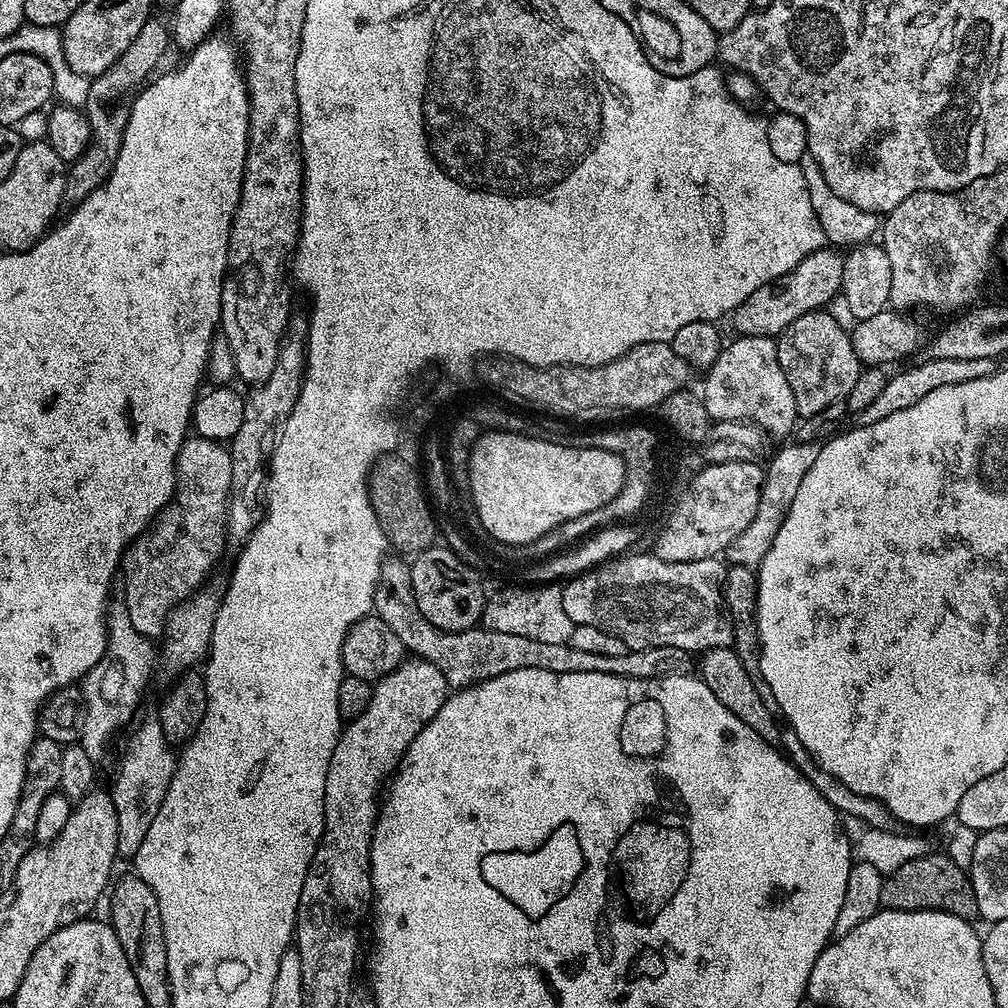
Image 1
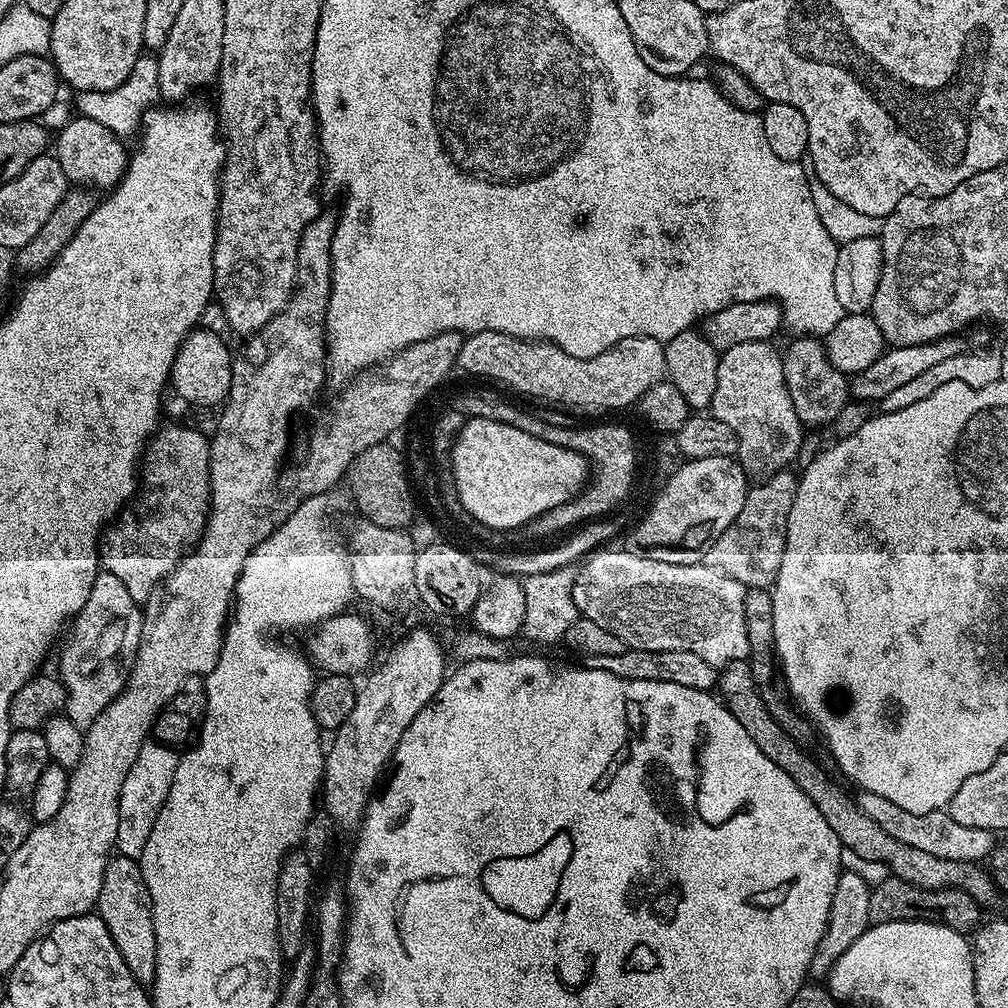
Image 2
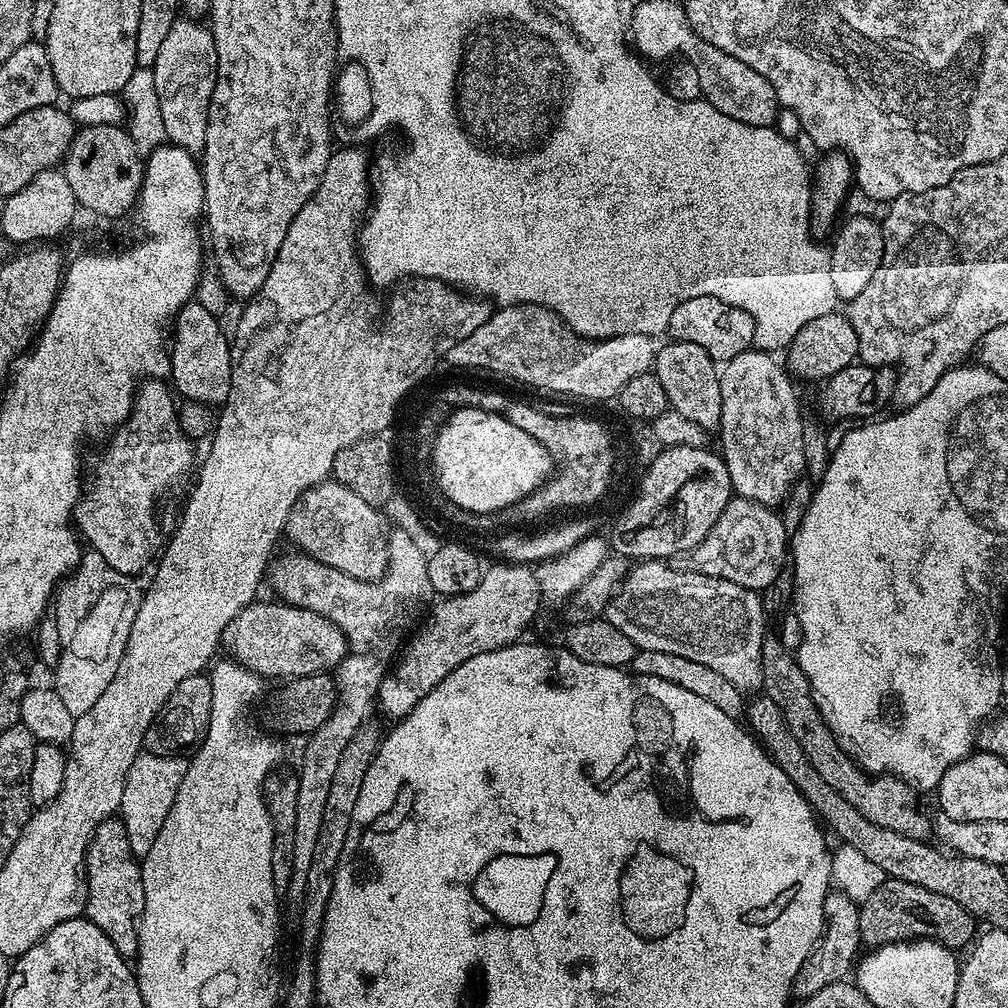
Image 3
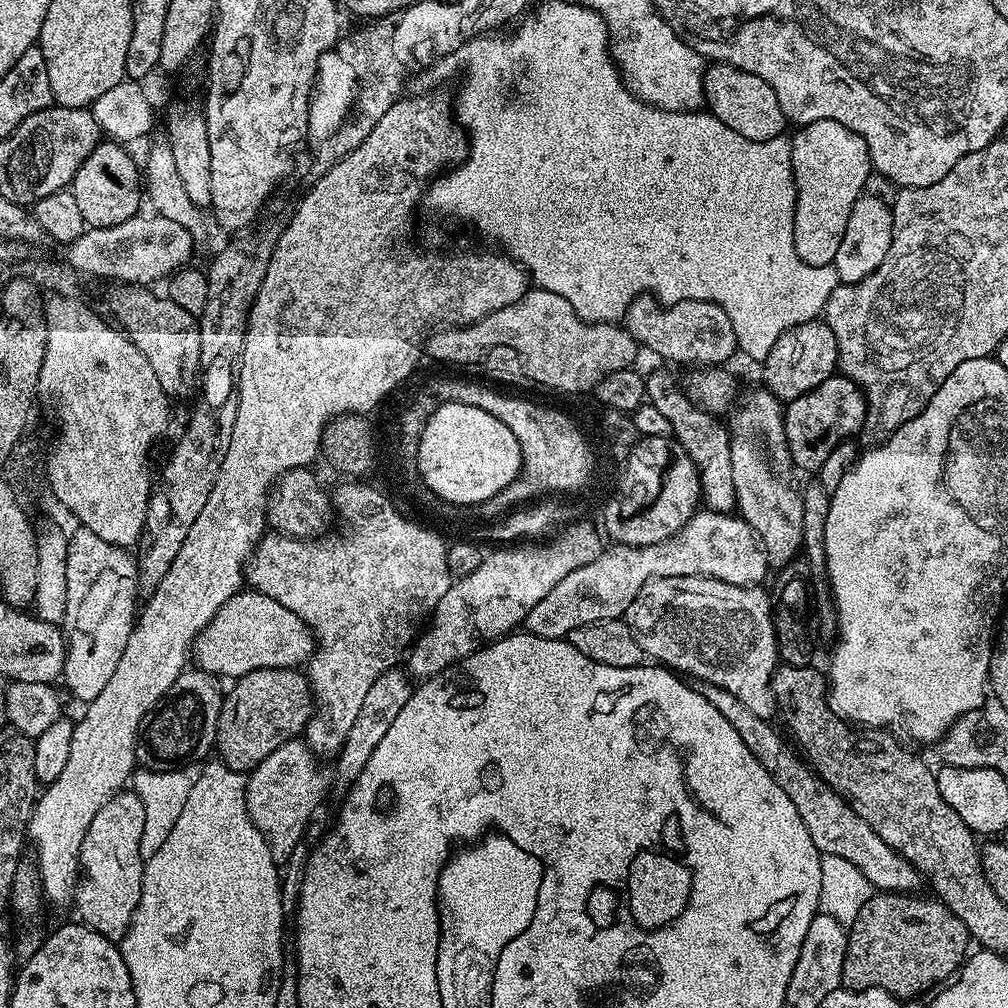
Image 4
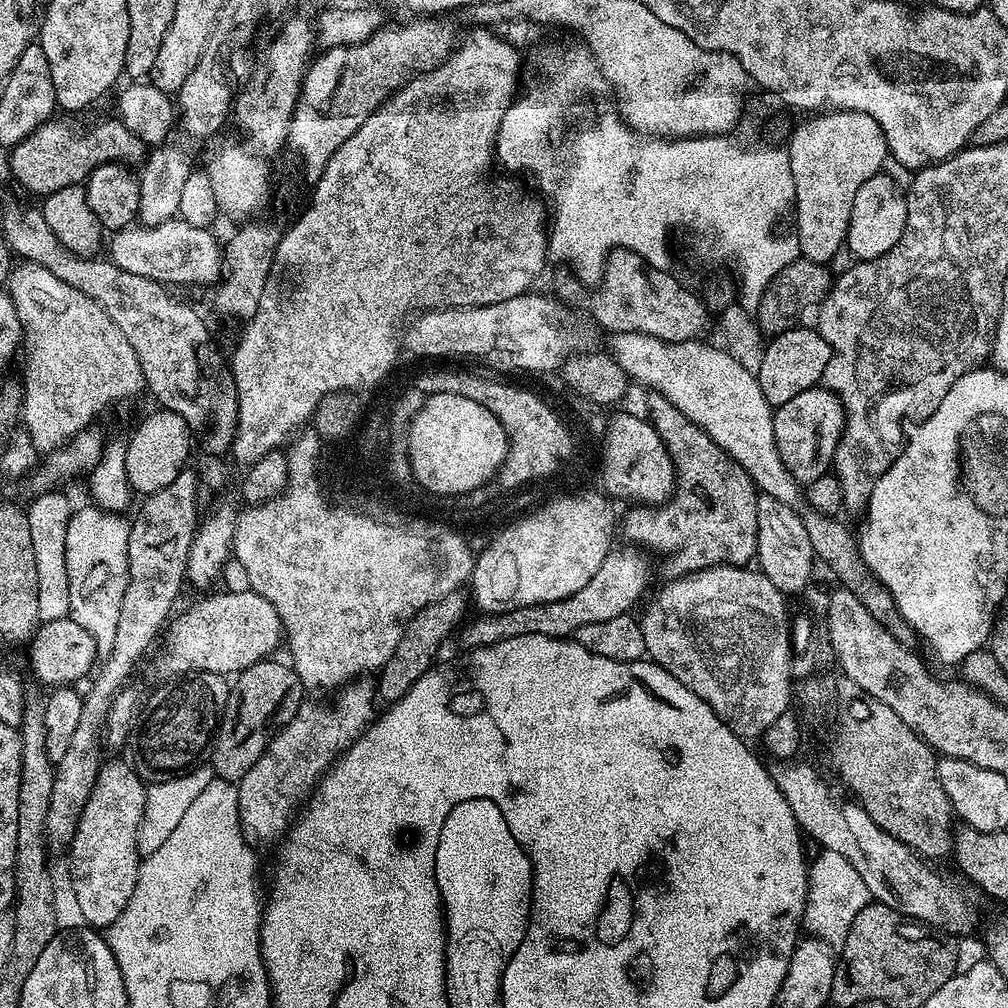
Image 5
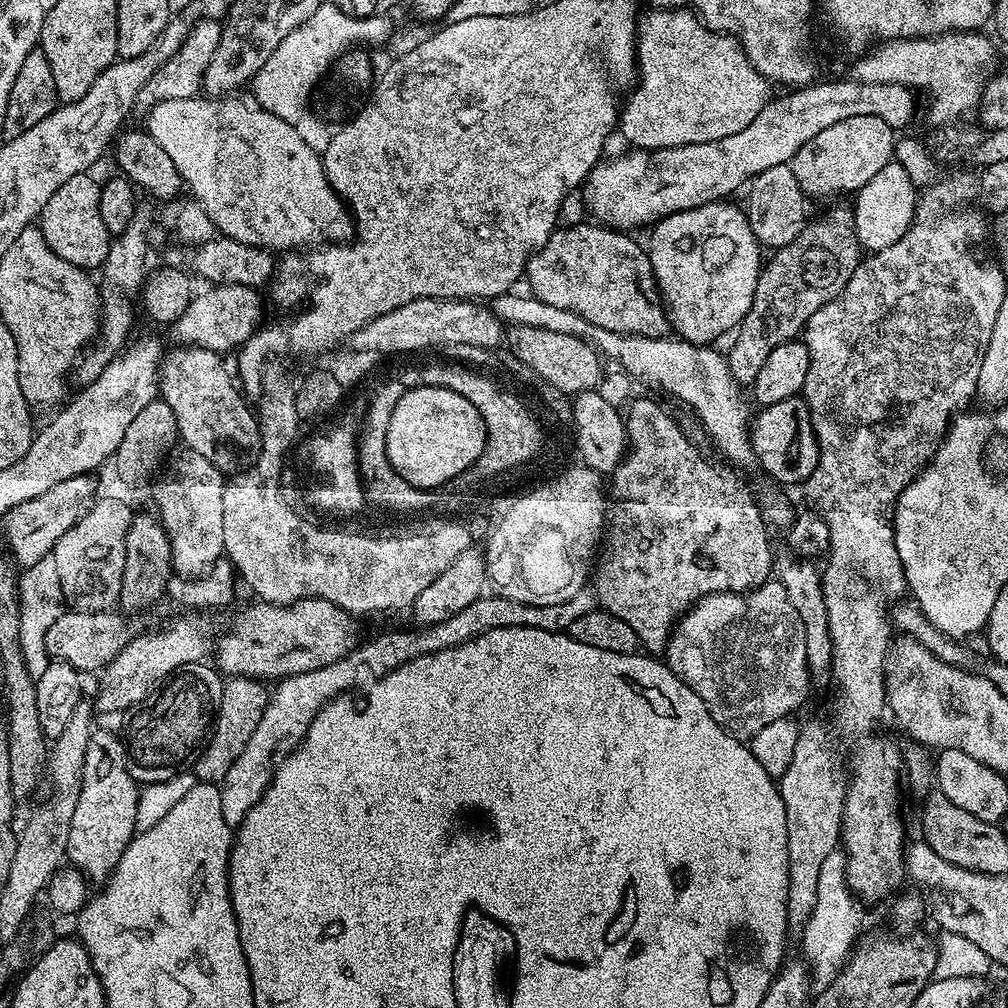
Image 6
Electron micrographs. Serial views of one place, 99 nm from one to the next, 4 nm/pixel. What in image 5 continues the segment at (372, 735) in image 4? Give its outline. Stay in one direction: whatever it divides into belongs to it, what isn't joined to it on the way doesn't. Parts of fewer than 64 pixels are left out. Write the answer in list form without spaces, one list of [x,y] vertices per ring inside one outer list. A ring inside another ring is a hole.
[[[453,590],[444,596],[425,604],[418,614],[412,616],[410,622],[404,627],[402,638],[398,640],[394,653],[379,669],[379,678],[376,678],[377,697],[384,702],[395,702],[404,696],[410,688],[433,665],[440,645],[449,634],[459,625],[458,620],[464,614],[465,606],[468,606],[467,599],[461,595],[462,592]]]

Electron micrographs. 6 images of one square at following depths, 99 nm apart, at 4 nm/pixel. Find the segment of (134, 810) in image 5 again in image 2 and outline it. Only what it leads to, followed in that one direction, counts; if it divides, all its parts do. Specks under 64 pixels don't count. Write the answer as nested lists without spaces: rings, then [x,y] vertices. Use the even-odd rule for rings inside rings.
[[[119,854],[109,859],[95,911],[102,922],[106,922],[106,930],[110,930],[110,938],[114,938],[114,946],[118,946],[118,954],[122,954],[122,962],[126,962],[130,974],[134,974],[139,984],[151,986],[158,966],[154,914],[150,890],[146,890],[146,882],[137,861]]]

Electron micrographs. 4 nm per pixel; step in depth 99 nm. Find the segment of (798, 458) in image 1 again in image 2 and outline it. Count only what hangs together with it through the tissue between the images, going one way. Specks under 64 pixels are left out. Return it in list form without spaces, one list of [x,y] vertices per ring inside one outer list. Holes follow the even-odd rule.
[[[785,470],[753,483],[746,494],[746,502],[742,502],[742,514],[738,514],[738,518],[734,518],[734,522],[730,522],[730,526],[726,530],[722,530],[722,534],[705,554],[703,563],[742,582],[745,589],[771,589],[772,583],[778,578],[778,566],[782,566],[782,554],[786,550],[786,526],[790,518],[790,506],[794,506],[797,479],[795,471],[792,473],[792,470]]]

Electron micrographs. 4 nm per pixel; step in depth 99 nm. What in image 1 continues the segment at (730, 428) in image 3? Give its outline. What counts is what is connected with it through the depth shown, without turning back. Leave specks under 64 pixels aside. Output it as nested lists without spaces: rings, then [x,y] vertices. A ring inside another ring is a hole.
[[[741,336],[735,337],[733,344],[725,343],[720,349],[714,366],[706,369],[708,376],[704,380],[702,399],[709,417],[717,420],[749,420],[758,425],[769,437],[788,436],[792,427],[798,423],[794,393],[790,391],[790,382],[786,382],[786,374],[782,374],[782,366],[778,366],[778,350],[776,342],[770,336]]]

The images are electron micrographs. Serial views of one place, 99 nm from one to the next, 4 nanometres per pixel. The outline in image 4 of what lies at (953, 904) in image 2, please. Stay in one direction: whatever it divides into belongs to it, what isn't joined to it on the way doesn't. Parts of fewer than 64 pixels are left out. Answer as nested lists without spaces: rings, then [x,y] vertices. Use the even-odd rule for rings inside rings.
[[[877,891],[870,902],[858,910],[858,918],[854,918],[848,928],[848,945],[842,966],[843,987],[881,988],[897,998],[905,998],[926,991],[931,984],[943,985],[957,975],[960,965],[968,956],[968,927],[939,899],[927,900],[924,896],[916,895],[920,894]]]

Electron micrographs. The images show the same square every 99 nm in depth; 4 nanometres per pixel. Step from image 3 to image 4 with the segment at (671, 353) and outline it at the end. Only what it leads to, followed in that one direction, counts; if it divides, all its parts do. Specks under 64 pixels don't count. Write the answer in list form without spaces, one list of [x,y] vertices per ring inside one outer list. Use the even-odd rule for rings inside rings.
[[[656,368],[647,373],[644,390],[647,403],[653,404],[660,413],[670,422],[674,439],[681,444],[695,462],[700,471],[700,491],[705,505],[713,512],[731,513],[736,505],[734,492],[734,469],[730,466],[730,442],[732,441],[729,429],[719,424],[717,417],[700,407],[688,395],[685,385],[676,381],[672,372],[664,368]]]

